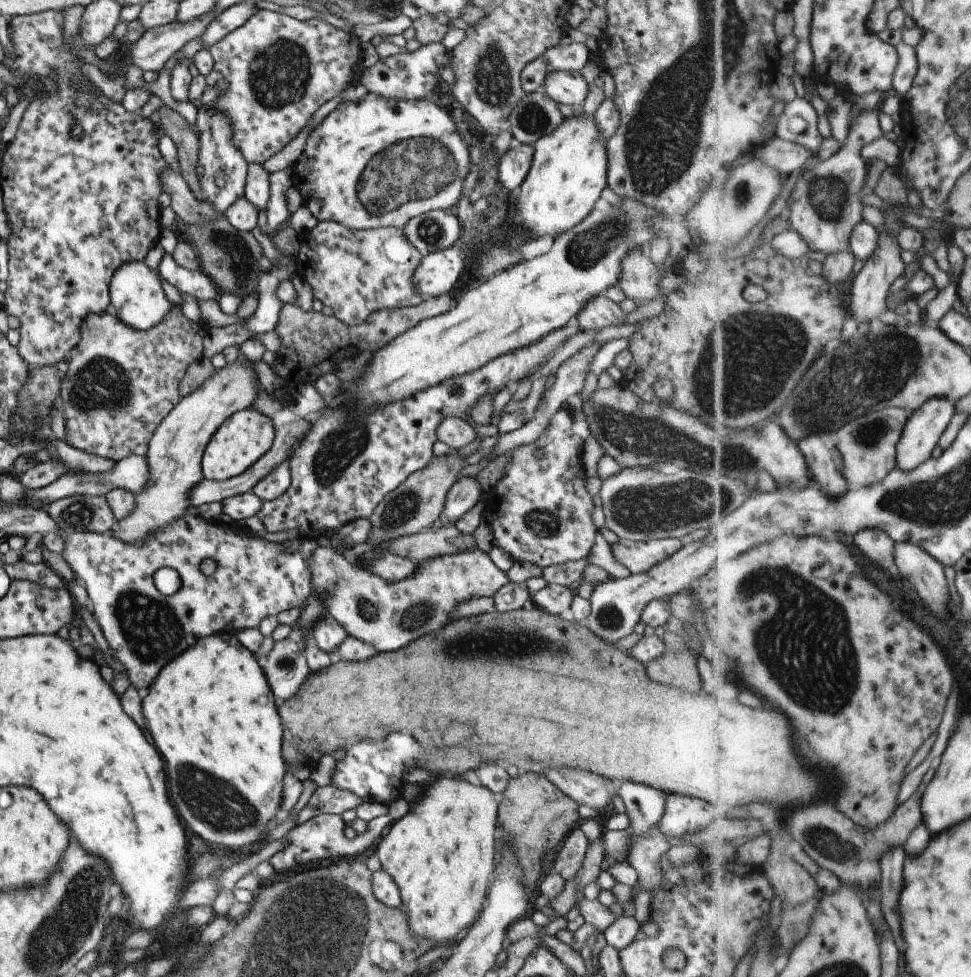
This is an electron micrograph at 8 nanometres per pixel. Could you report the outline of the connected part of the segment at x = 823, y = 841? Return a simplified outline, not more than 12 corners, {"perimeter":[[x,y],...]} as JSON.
{"perimeter":[[910,796],[873,830],[831,800],[789,818],[794,840],[845,884],[867,894],[881,856],[924,822]]}

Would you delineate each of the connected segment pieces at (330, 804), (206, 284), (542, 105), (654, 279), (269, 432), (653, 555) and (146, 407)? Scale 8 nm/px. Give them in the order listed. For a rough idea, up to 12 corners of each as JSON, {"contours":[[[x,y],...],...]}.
{"contours":[[[333,785],[314,790],[295,816],[301,824],[317,814],[340,815],[362,801]],[[163,252],[157,273],[181,294],[217,298],[200,269],[187,270]],[[523,93],[507,116],[514,143],[533,145],[562,115],[546,94]],[[644,250],[619,264],[616,284],[631,300],[662,293],[659,274]],[[253,407],[217,427],[200,460],[223,482],[271,448],[274,428]],[[619,538],[613,558],[630,575],[647,572],[684,541]],[[173,303],[147,330],[81,318],[60,379],[64,442],[144,457],[202,357]]]}

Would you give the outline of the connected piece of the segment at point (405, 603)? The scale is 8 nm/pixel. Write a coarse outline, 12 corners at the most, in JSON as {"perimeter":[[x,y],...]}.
{"perimeter":[[473,546],[388,581],[329,547],[309,584],[346,636],[396,652],[508,581]]}

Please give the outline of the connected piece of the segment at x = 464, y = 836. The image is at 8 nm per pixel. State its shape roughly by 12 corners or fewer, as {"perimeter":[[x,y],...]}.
{"perimeter":[[441,778],[374,854],[413,938],[455,948],[495,870],[489,790]]}

